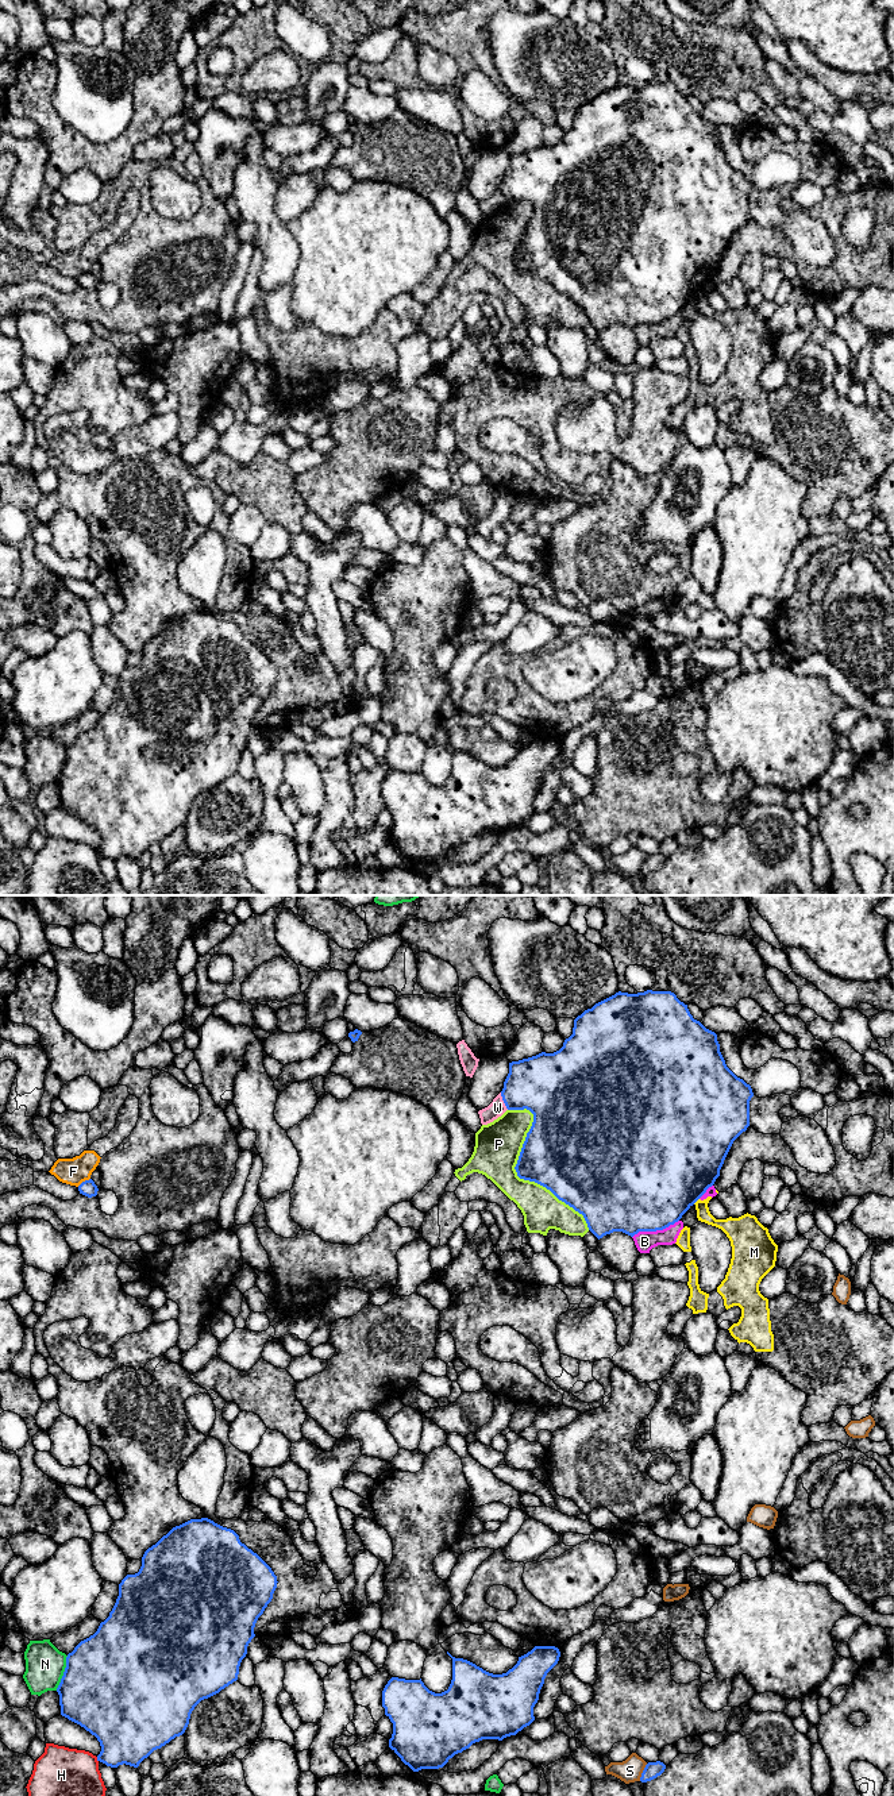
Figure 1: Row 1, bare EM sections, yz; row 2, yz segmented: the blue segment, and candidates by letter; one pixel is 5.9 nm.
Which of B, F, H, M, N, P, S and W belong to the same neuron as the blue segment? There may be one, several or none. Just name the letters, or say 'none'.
none

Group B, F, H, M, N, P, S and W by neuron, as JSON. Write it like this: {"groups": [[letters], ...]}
{"groups": [["B"], ["F"], ["H"], ["M"], ["N"], ["P"], ["S"], ["W"]]}

